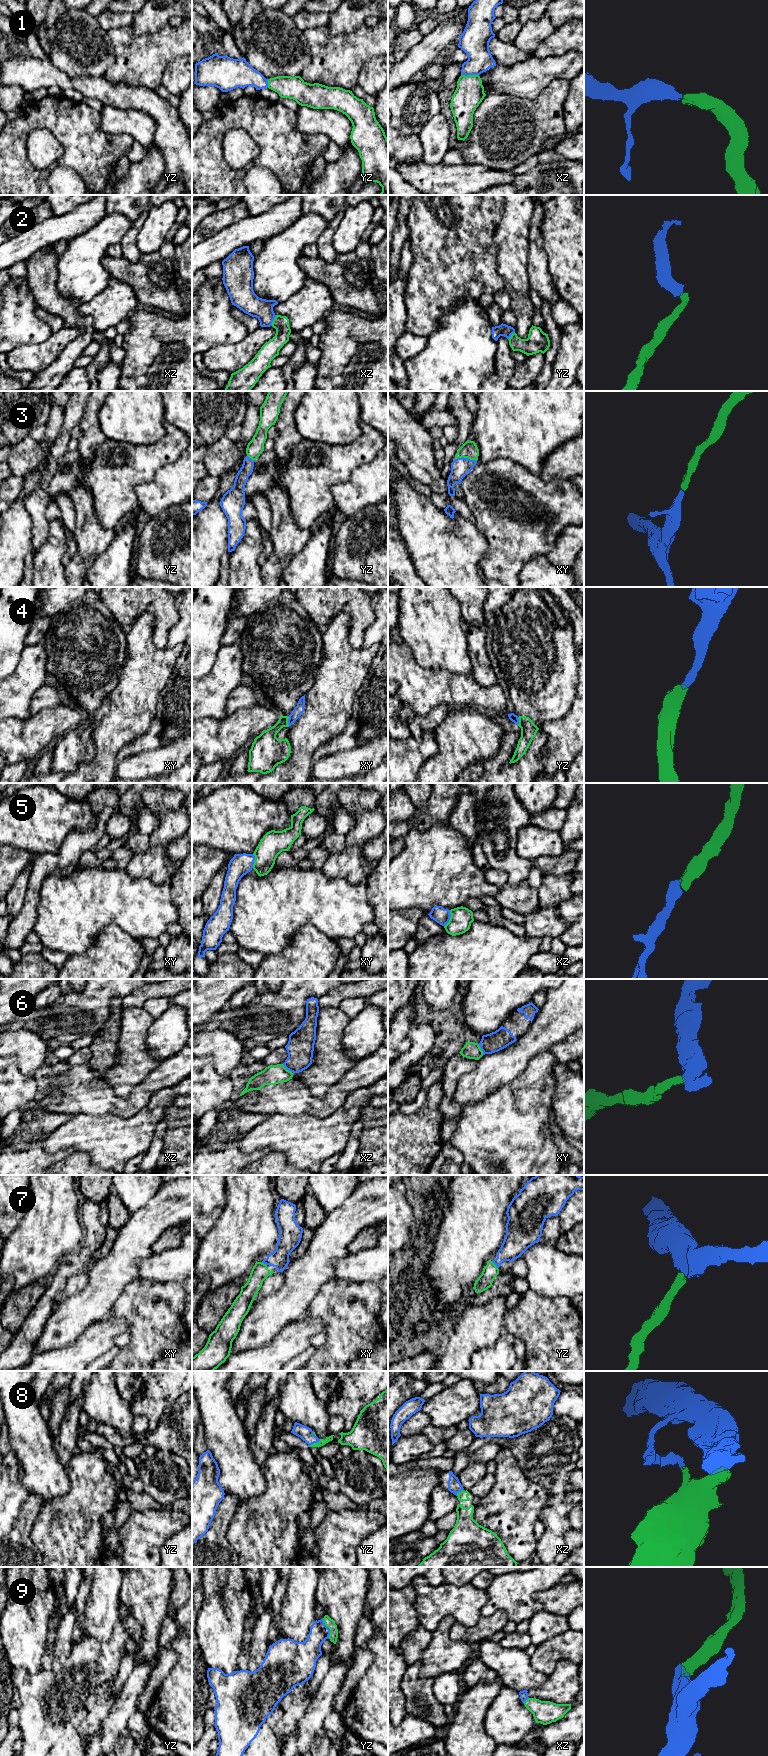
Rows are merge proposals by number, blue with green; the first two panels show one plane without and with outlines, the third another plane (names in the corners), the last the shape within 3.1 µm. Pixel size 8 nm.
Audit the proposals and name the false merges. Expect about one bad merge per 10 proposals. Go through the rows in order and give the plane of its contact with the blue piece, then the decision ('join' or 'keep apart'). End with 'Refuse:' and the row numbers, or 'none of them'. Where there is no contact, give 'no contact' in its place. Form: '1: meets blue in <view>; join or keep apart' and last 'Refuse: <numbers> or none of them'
1: meets blue in xz; join
2: meets blue in xz; join
3: meets blue in xy; join
4: meets blue in xy; keep apart
5: meets blue in xz; join
6: meets blue in xy; keep apart
7: meets blue in yz; join
8: meets blue in yz; join
9: meets blue in yz; join
Refuse: 4, 6

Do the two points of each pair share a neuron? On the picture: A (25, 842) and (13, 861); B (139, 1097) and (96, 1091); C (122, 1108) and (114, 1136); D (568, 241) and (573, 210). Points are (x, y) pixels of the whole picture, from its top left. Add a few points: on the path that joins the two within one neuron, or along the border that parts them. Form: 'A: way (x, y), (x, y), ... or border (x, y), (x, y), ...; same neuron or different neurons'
A: border (10, 845), (26, 850), (30, 854); different neurons
B: way (128, 1103), (111, 1103), (107, 1101); same neuron
C: border (142, 1107), (128, 1116), (110, 1112), (96, 1115); different neurons
D: way (573, 233), (573, 218); same neuron

